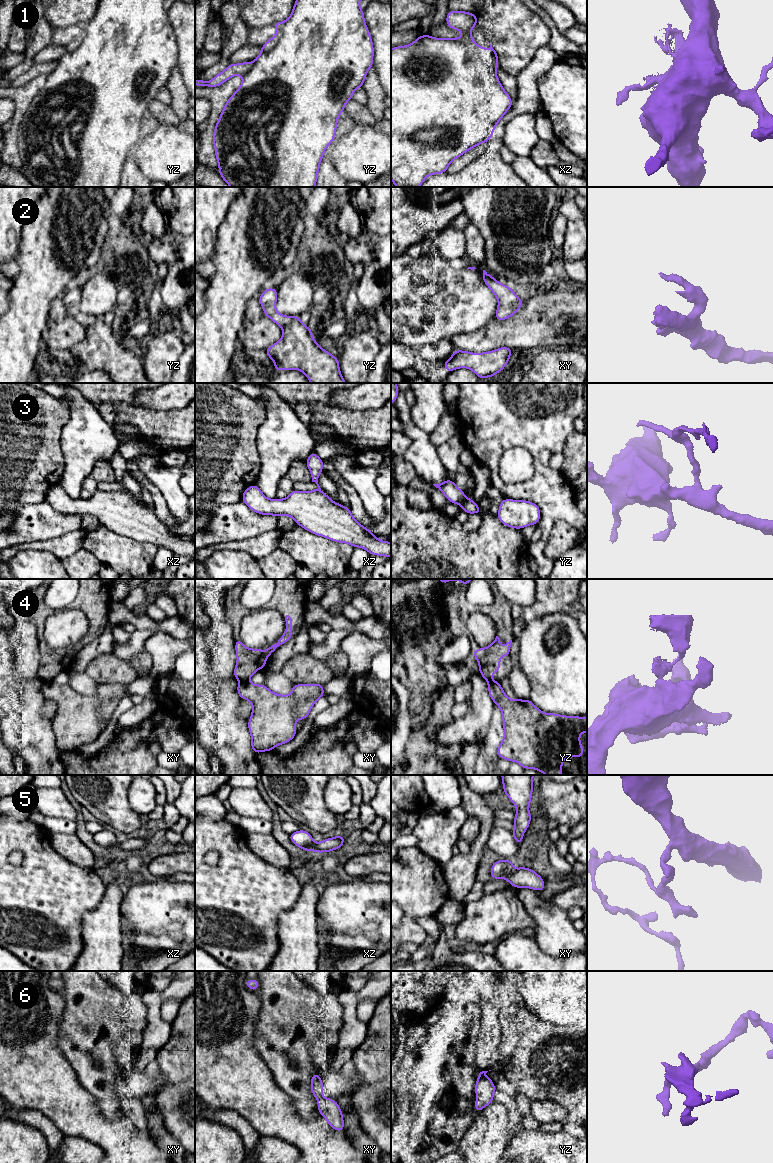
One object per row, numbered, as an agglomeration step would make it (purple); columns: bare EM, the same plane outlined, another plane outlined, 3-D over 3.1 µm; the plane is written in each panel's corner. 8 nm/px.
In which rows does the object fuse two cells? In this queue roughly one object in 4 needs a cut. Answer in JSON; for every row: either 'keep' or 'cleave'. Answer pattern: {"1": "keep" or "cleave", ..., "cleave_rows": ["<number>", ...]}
{"1": "keep", "2": "keep", "3": "keep", "4": "cleave", "5": "cleave", "6": "keep", "cleave_rows": ["4", "5"]}

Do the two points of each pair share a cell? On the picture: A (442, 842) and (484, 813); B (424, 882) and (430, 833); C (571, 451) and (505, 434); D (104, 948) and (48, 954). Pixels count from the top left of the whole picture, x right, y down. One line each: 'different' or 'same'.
A: different
B: different
C: different
D: different

